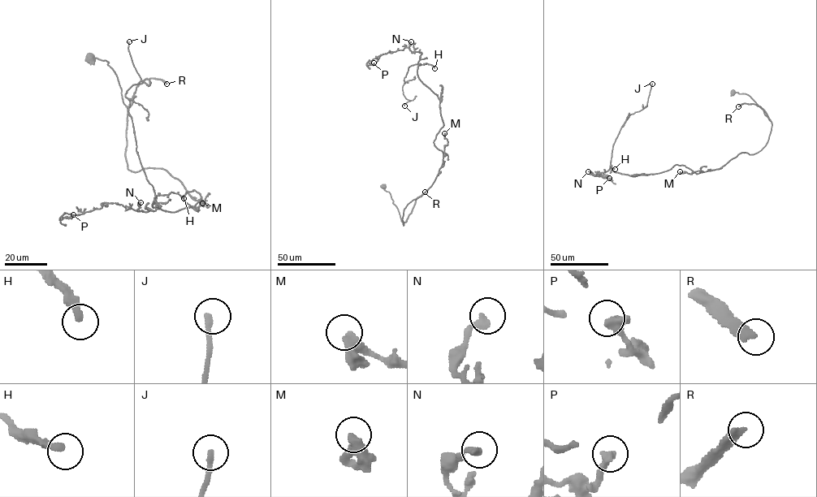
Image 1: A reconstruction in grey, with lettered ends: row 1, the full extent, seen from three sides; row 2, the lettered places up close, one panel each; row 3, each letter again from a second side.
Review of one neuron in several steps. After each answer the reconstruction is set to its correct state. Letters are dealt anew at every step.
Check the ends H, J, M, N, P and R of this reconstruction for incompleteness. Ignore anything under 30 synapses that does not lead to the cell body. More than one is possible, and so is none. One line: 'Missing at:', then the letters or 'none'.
Missing at: J, R

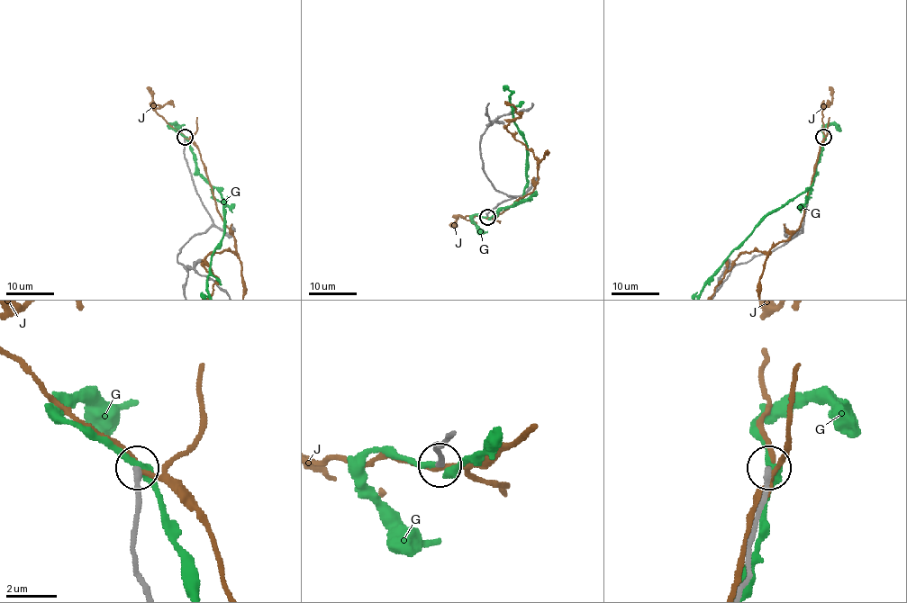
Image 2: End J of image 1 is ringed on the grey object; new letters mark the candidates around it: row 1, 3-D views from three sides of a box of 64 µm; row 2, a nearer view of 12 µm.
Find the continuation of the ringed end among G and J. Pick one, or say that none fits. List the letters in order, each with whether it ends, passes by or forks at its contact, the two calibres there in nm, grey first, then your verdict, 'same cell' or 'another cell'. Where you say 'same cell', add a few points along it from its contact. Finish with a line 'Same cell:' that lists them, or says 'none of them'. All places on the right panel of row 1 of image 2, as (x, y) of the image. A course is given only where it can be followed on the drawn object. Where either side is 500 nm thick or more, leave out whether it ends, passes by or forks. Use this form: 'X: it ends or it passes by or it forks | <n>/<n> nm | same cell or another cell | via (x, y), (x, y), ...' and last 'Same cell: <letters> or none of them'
G: it passes by | 260/320 nm | another cell
J: it forks | 260/140 nm | another cell
Same cell: none of them

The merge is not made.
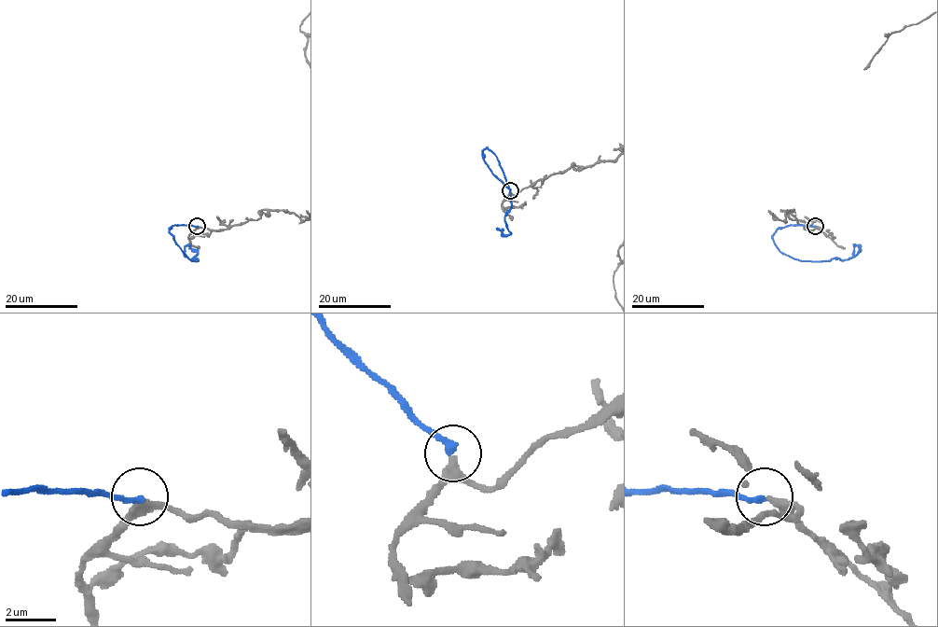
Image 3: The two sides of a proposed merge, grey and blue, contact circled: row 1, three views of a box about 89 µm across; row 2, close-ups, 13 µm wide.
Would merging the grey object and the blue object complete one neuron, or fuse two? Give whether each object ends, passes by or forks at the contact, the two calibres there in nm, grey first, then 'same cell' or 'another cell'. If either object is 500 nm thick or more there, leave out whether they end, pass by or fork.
grey passes by; blue ends; calibres 240 and 240 nm; same cell

